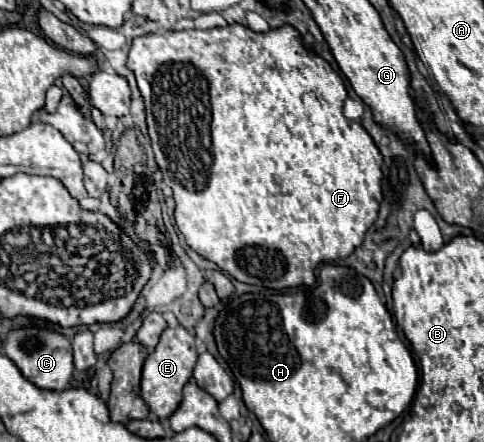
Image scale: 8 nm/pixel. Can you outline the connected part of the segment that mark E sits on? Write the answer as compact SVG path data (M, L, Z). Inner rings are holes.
M183 326L167 328L161 334L157 348L147 356L143 364L143 378L141 378L141 398L157 418L169 418L179 408L183 400L183 386L191 378L195 362L197 362L195 336Z

